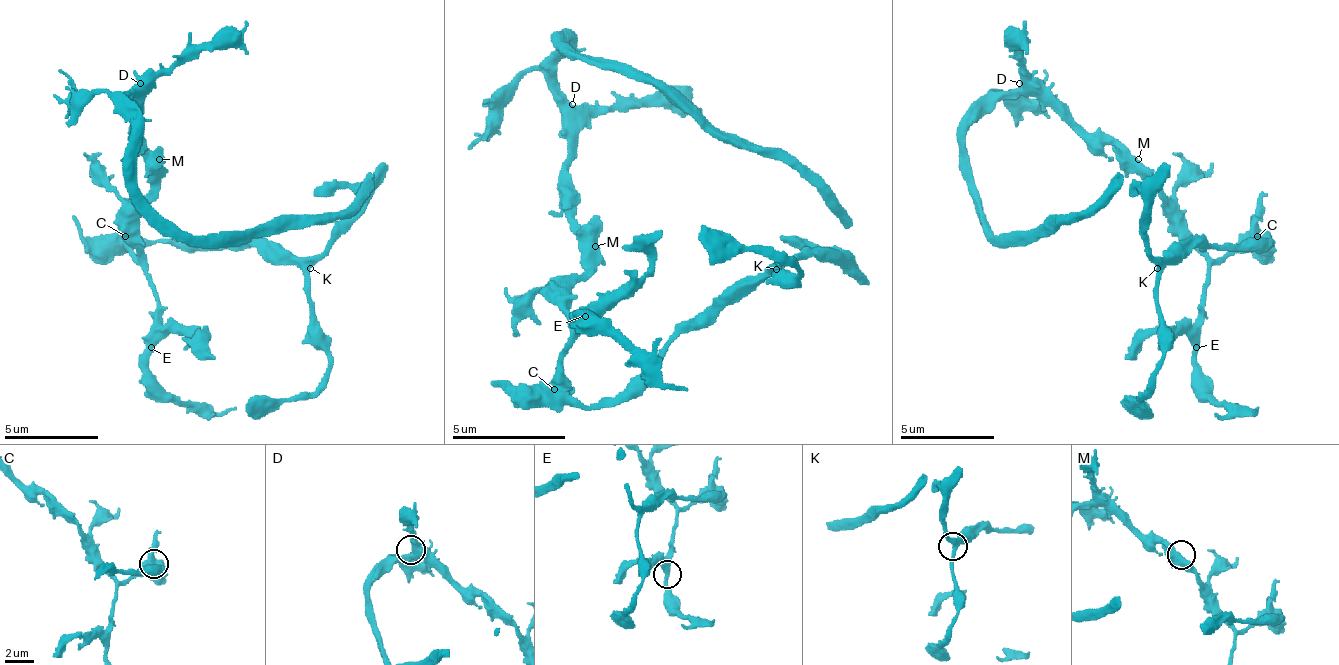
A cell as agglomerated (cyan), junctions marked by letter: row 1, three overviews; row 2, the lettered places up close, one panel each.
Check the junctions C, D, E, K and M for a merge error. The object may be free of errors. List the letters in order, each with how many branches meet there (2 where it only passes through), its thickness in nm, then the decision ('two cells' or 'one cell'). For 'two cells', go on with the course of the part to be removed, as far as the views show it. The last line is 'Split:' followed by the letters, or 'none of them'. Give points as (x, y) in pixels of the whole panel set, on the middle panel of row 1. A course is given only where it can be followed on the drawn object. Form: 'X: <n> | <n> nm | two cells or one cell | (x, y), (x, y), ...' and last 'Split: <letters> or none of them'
C: 4 | 650 nm | two cells | (555, 388), (612, 405), (674, 337), (776, 269), (799, 274), (776, 252), (697, 235)
D: 3 | 500 nm | one cell
E: 2 | 440 nm | one cell
K: 3 | 320 nm | one cell
M: 3 | 550 nm | one cell
Split: C

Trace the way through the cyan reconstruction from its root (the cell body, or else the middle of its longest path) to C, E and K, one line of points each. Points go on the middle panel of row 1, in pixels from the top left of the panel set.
C: (583, 246), (583, 269), (572, 286), (572, 348), (561, 360), (561, 382), (555, 388)
E: (583, 246), (583, 269), (572, 286), (572, 320), (583, 331), (595, 320), (589, 320), (583, 314)
K: (583, 246), (572, 348), (561, 360), (561, 382), (583, 405), (612, 405), (674, 337), (708, 325), (776, 269)

